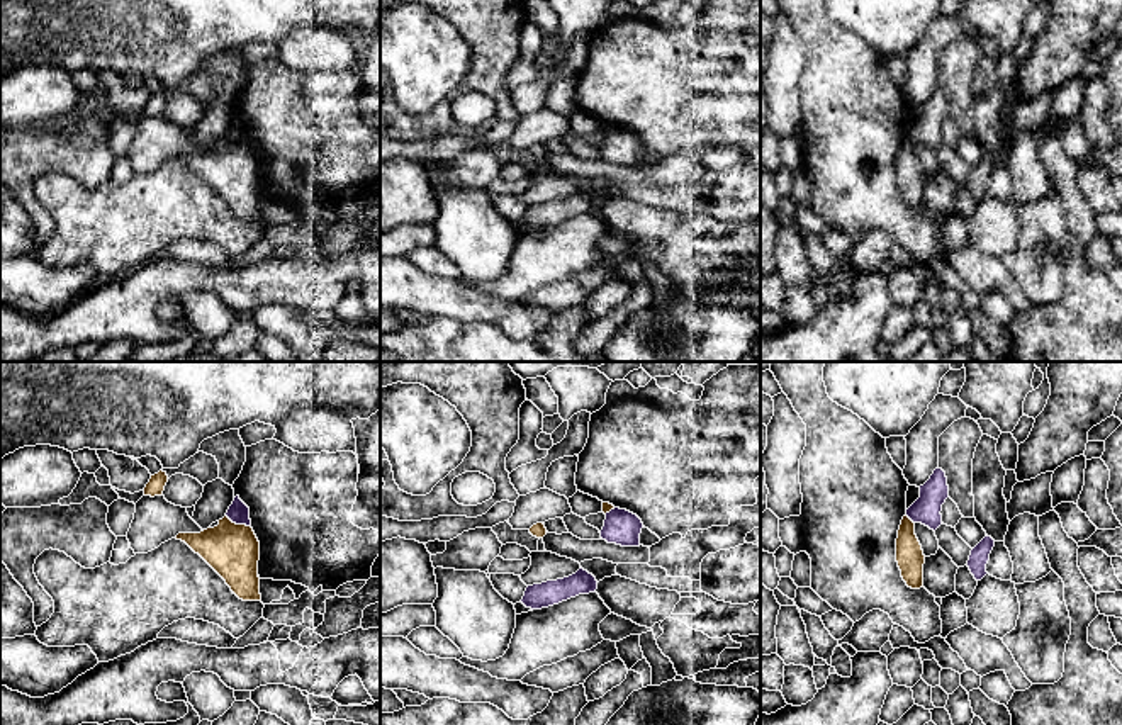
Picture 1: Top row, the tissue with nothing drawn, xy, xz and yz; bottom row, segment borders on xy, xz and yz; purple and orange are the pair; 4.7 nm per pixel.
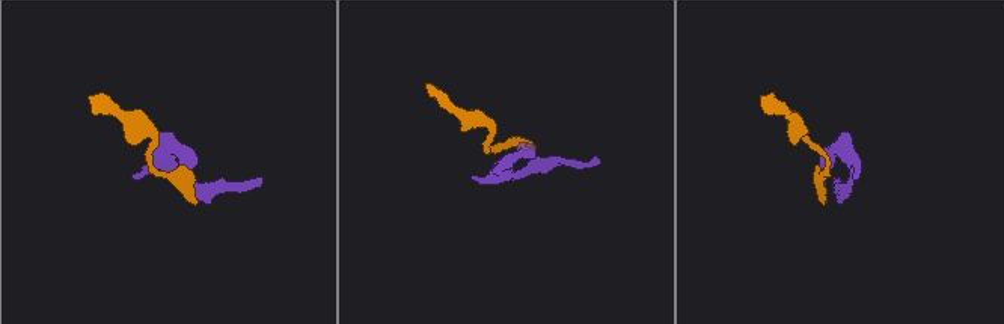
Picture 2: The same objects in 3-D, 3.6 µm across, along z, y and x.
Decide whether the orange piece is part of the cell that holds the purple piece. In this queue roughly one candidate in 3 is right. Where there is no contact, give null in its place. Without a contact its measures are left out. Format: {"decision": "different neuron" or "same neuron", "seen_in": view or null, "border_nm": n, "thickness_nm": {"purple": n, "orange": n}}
{"decision": "different neuron", "seen_in": "xy", "border_nm": 130, "thickness_nm": {"purple": 100, "orange": 260}}

